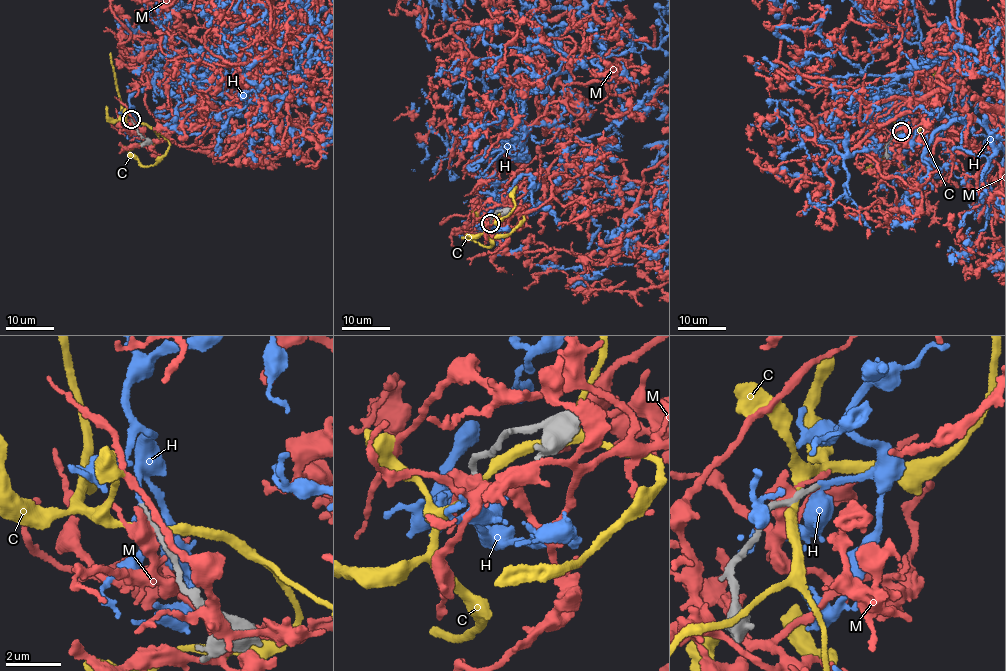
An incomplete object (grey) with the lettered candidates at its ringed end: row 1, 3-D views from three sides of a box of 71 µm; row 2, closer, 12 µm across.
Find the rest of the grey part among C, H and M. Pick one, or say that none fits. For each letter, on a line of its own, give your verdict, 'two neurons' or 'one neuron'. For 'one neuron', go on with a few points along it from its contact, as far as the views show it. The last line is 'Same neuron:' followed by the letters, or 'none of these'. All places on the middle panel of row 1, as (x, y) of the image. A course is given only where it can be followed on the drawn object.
C: two neurons
H: one neuron
M: two neurons
Same neuron: H

